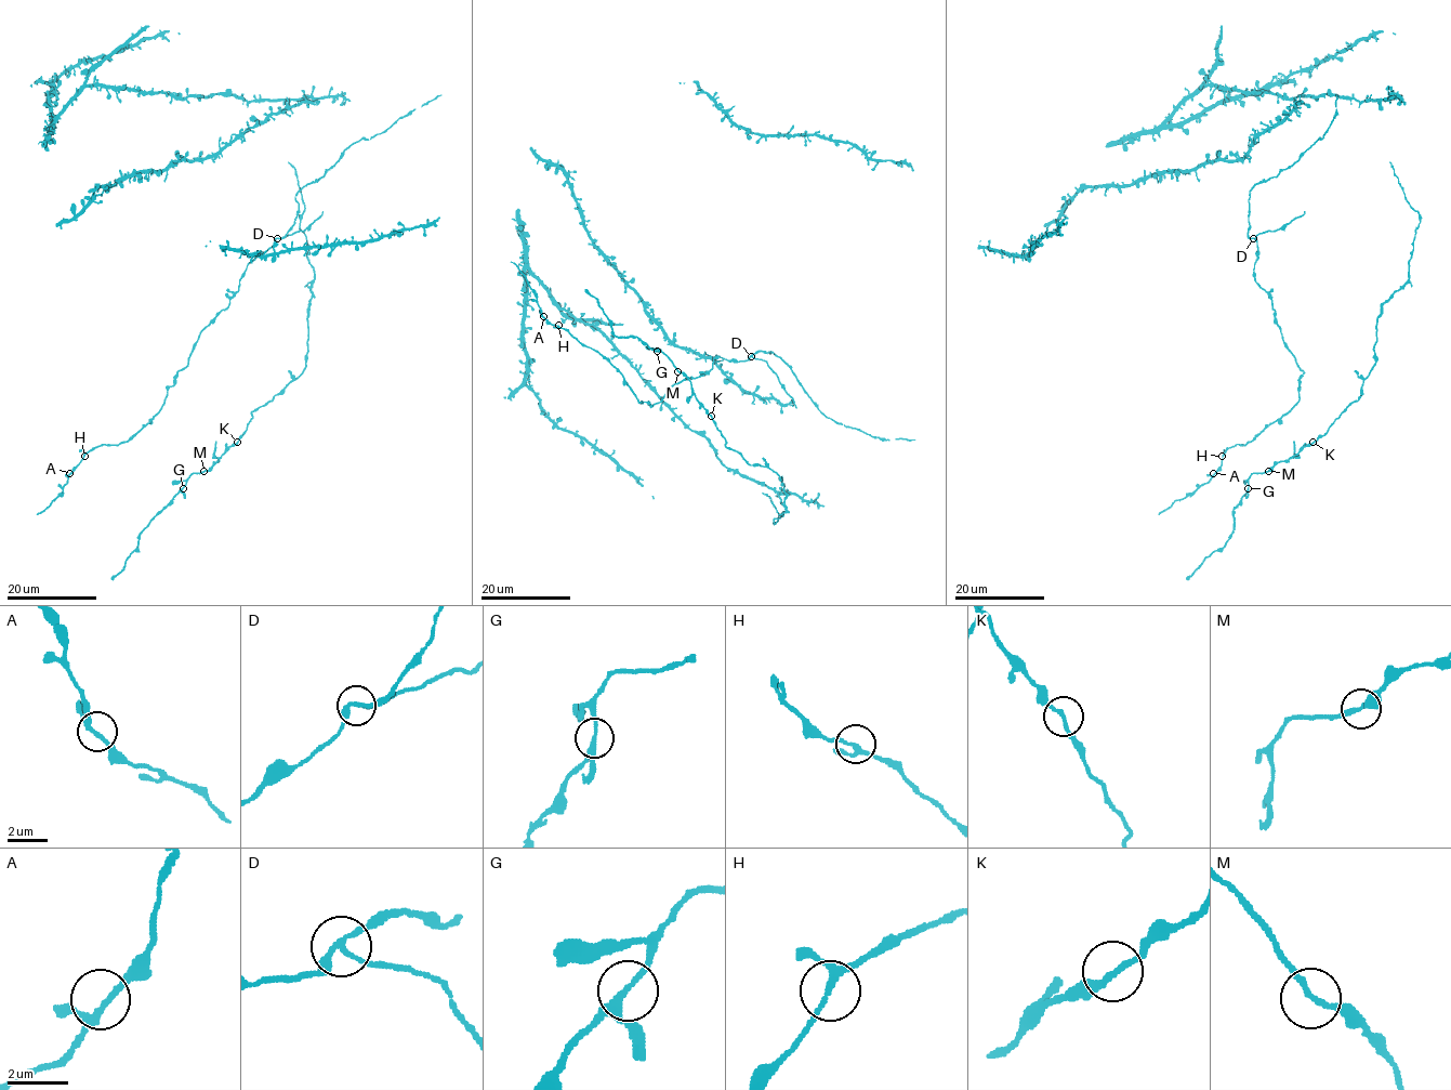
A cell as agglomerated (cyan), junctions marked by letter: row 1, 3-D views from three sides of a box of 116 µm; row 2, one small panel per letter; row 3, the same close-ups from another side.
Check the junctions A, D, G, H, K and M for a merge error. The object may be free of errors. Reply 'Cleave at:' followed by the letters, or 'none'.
Cleave at: D

